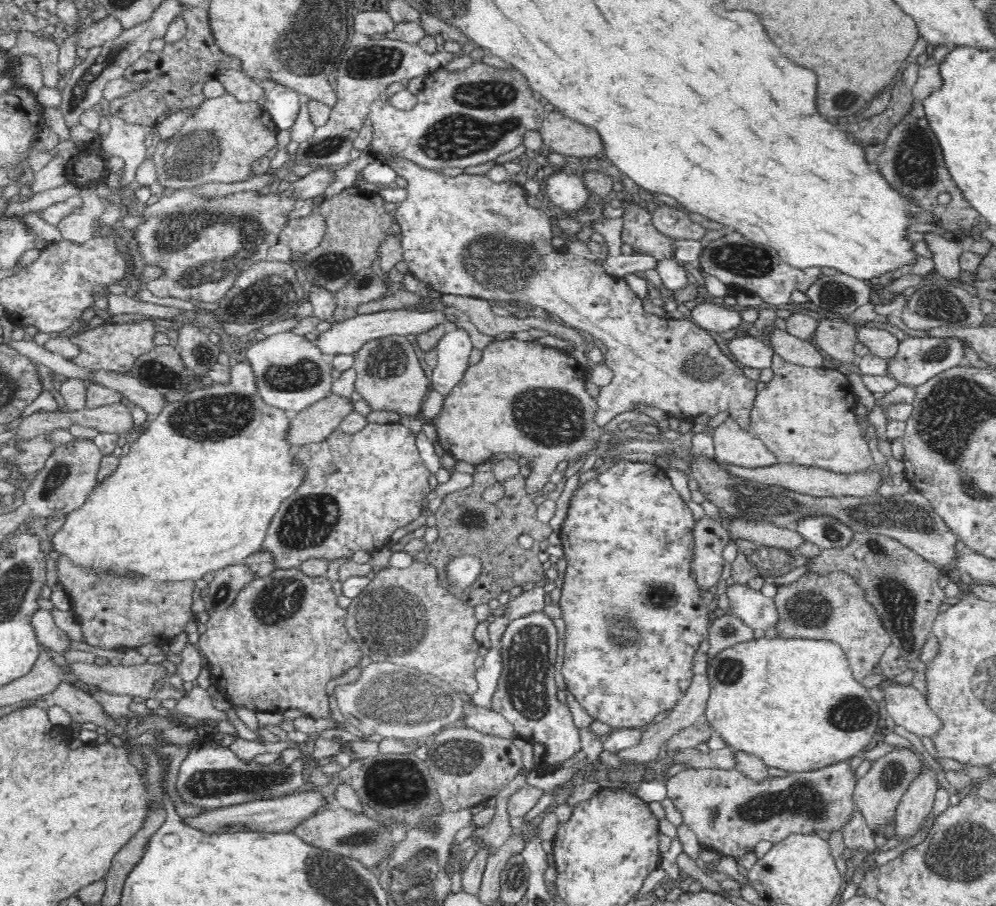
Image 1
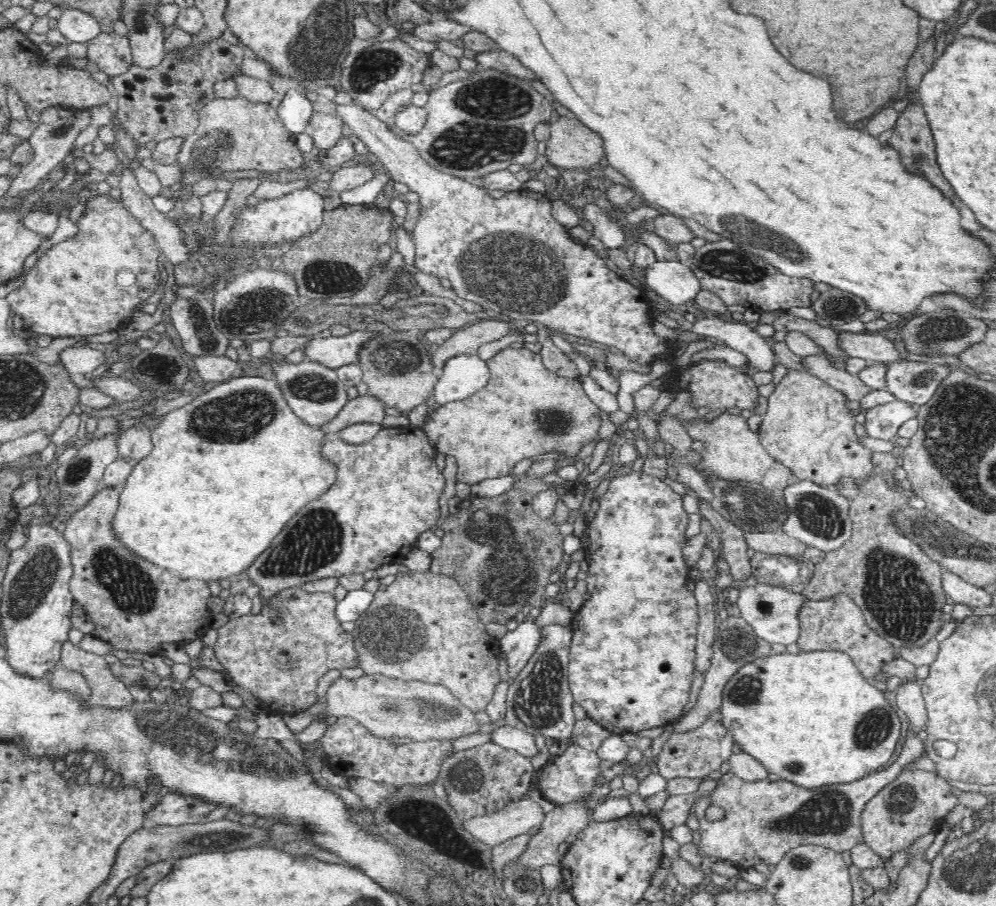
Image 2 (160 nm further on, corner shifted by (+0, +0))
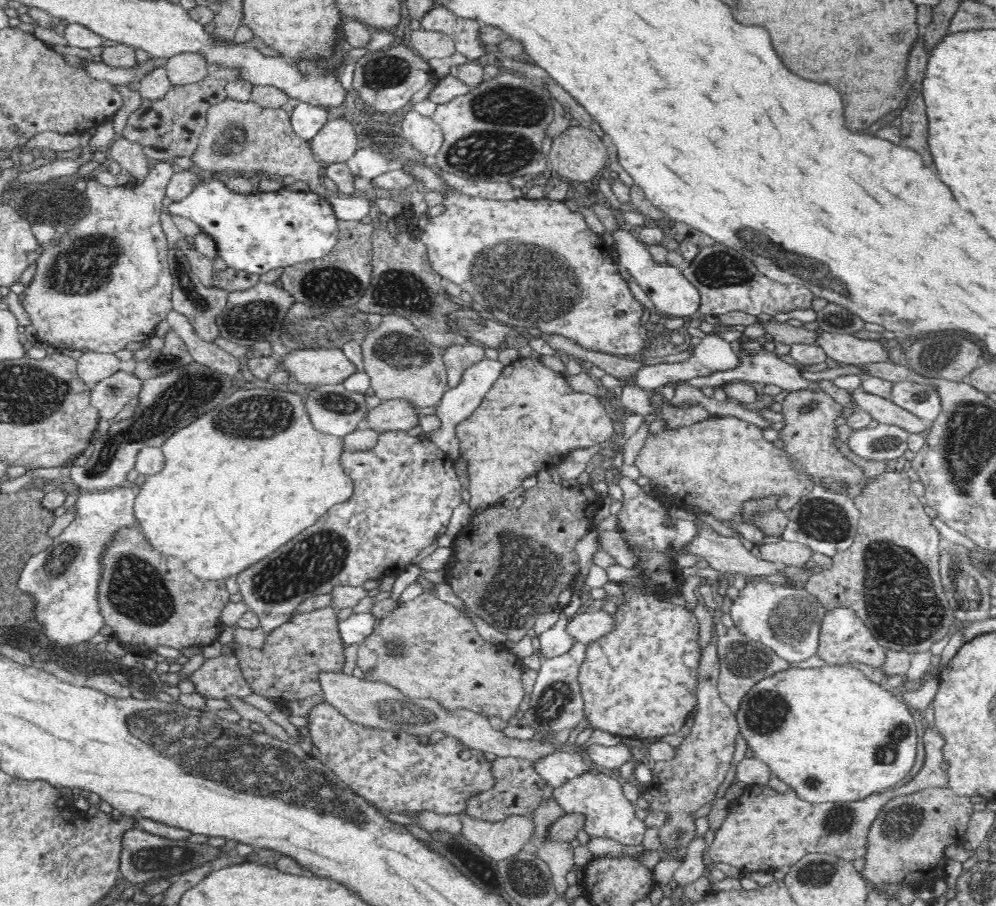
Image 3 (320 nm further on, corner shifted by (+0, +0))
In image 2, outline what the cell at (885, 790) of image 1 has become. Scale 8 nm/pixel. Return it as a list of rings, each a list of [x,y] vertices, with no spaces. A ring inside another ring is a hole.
[[[922,768],[904,769],[864,803],[861,812],[864,842],[885,860],[901,851],[918,835],[939,831],[947,815],[960,805],[954,788],[955,785],[938,773],[926,772]]]

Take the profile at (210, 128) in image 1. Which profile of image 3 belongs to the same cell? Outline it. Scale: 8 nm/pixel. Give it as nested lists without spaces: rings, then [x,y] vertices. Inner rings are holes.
[[[225,99],[206,111],[198,148],[191,158],[196,168],[209,170],[215,175],[242,173],[246,175],[293,176],[296,181],[309,184],[308,190],[330,198],[330,190],[322,182],[324,165],[312,153],[308,141],[294,134],[288,112],[282,107],[264,108],[250,100],[240,102]]]

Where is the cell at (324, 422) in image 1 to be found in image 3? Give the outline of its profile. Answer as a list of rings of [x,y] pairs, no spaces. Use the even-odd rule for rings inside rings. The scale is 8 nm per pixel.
[[[390,399],[370,407],[363,414],[362,425],[379,432],[387,430],[407,431],[418,426],[418,410],[405,400]]]

